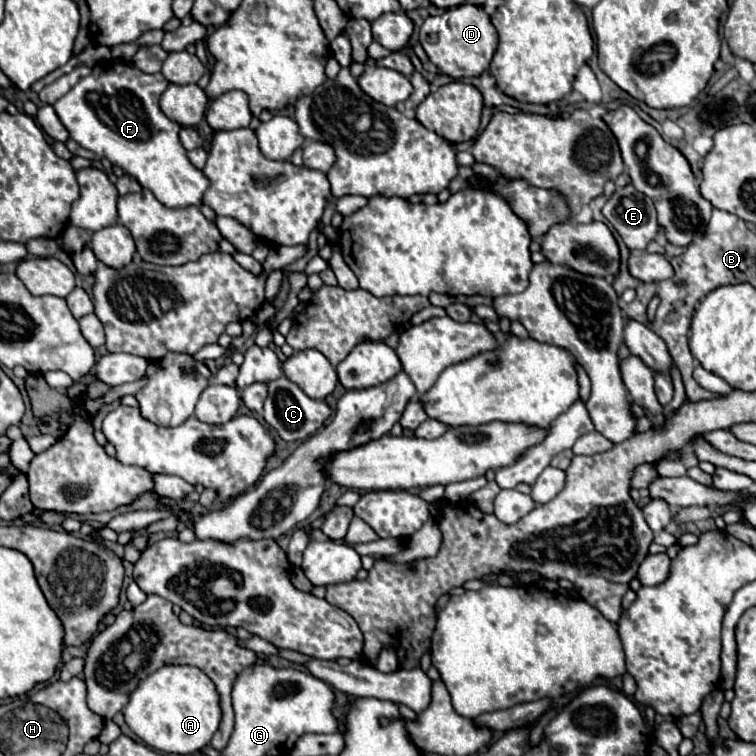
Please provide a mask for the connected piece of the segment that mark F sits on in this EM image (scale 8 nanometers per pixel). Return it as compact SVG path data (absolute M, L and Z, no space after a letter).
M109 60L109 62L93 66L91 74L81 78L63 98L59 98L53 104L53 108L75 142L79 142L83 148L95 152L97 156L109 158L111 164L123 168L129 176L135 176L137 182L143 188L151 190L153 196L161 204L165 204L167 208L199 206L203 202L203 194L207 192L211 182L207 180L207 176L201 170L197 170L189 162L187 150L183 148L183 144L179 140L181 126L177 122L169 120L159 108L159 98L167 86L169 86L169 82L163 74L145 74L139 68L131 66L129 62Z

